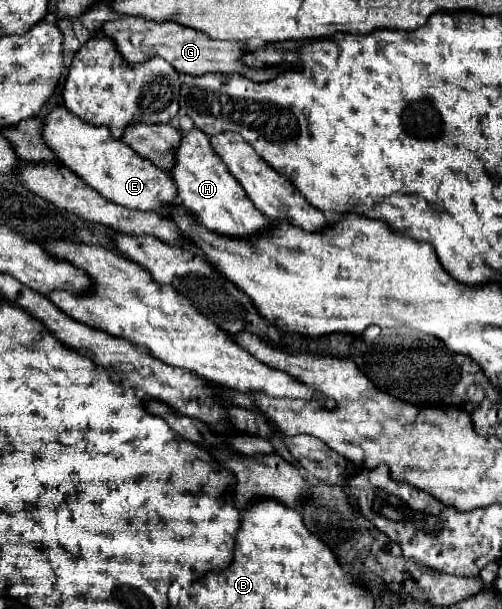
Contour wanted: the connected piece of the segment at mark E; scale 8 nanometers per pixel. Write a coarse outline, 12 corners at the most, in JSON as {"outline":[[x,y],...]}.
{"outline":[[59,105],[43,137],[107,201],[177,205],[169,173]]}

